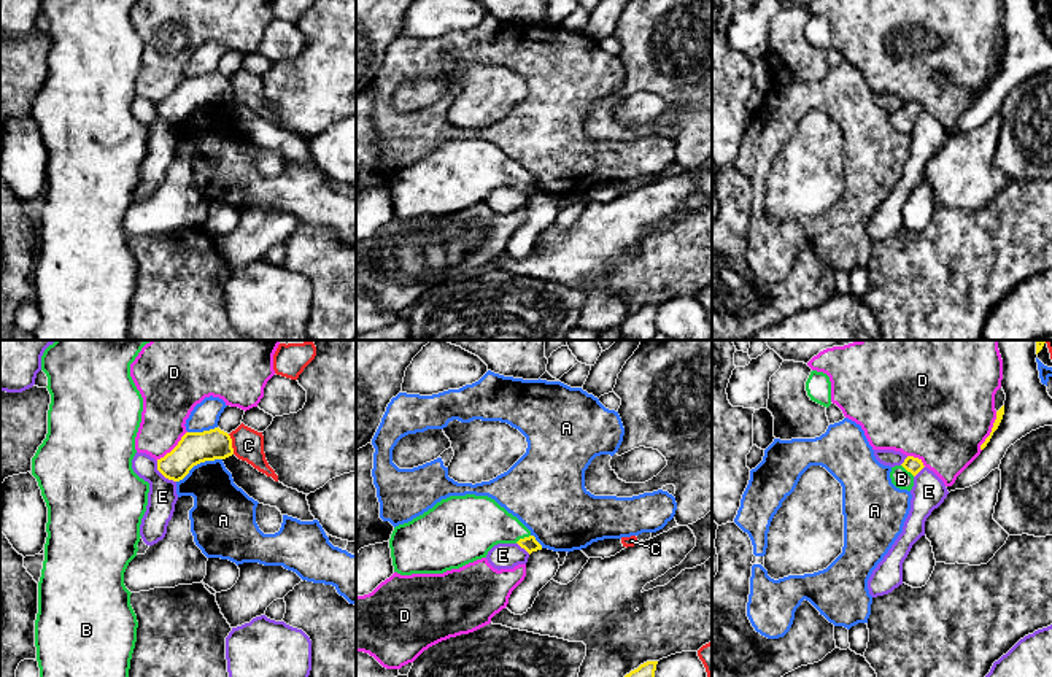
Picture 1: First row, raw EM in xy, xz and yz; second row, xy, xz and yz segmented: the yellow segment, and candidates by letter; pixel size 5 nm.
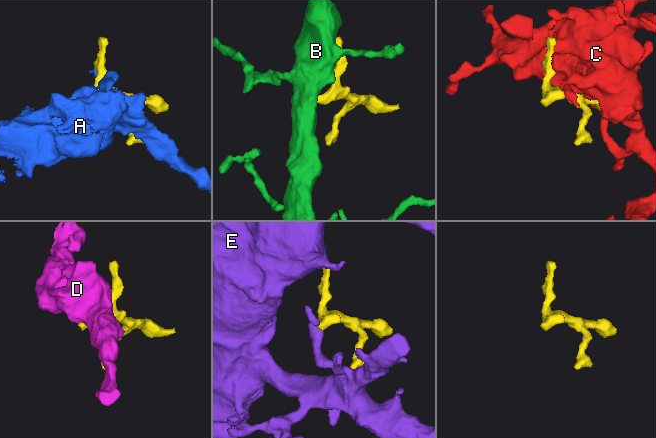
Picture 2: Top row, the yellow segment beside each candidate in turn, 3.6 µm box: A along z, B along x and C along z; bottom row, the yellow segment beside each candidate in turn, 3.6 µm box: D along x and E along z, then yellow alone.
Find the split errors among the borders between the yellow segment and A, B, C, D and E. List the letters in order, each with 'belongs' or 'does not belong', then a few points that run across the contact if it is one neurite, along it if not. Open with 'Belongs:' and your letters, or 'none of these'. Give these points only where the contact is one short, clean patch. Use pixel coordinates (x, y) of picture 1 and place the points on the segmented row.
Belongs: B
A: does not belong
B: belongs; line xz (529, 544), (522, 539), (510, 529), (475, 523)
C: does not belong
D: does not belong
E: does not belong; line xy (156, 461), (156, 468), (175, 482)

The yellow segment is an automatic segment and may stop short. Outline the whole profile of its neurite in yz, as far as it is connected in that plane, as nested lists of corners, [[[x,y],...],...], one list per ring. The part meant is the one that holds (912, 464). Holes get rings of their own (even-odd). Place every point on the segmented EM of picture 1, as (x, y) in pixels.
[[[907,456],[901,466],[891,467],[891,483],[899,489],[911,491],[914,486],[914,477],[923,469],[923,462],[919,458]]]

